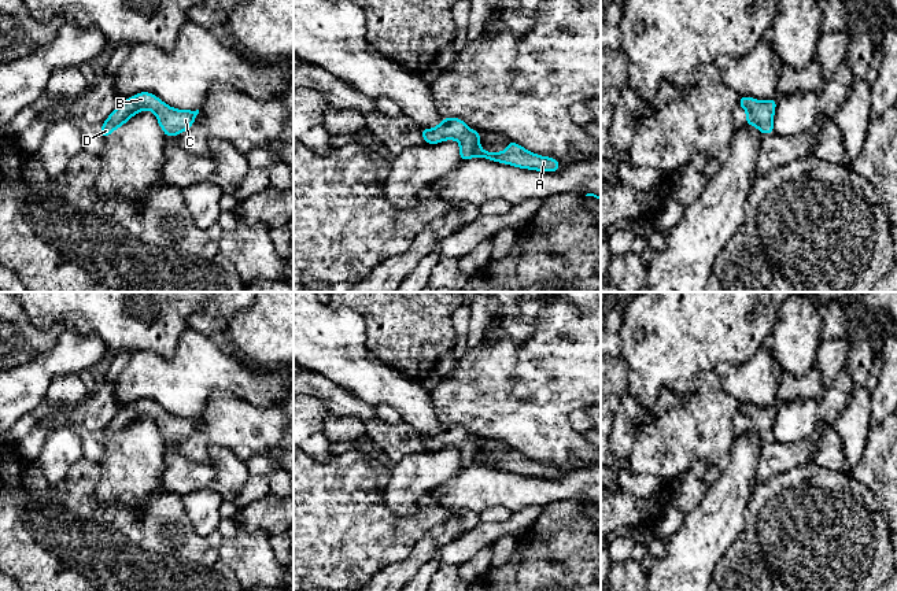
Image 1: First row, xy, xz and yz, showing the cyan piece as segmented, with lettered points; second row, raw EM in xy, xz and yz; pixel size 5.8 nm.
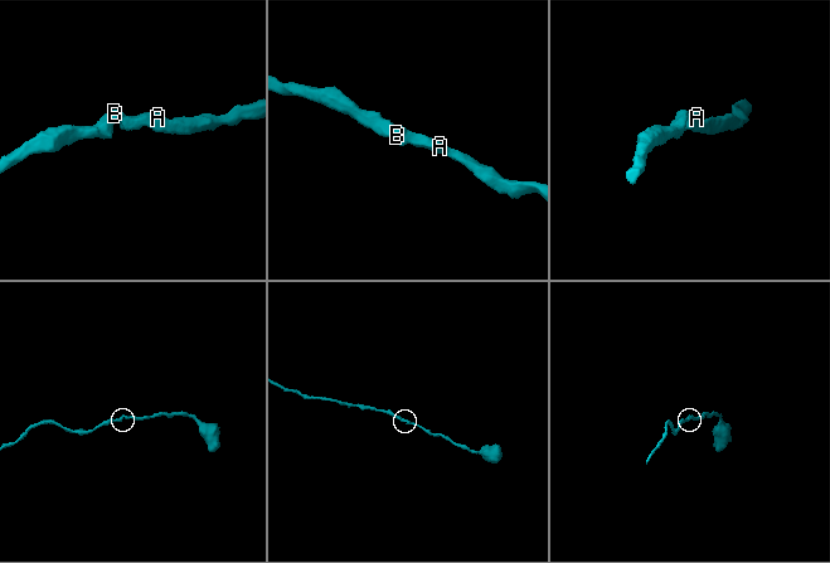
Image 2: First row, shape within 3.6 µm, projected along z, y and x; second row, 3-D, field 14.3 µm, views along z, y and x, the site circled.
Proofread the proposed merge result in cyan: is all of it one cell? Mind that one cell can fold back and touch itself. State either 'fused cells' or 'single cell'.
single cell

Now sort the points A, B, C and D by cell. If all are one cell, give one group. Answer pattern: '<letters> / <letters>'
A B C D

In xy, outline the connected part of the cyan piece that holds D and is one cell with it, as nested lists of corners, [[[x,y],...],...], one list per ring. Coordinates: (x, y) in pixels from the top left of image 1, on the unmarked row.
[[[140,399],[126,407],[122,407],[118,414],[110,421],[110,424],[101,432],[101,446],[104,447],[115,436],[121,435],[133,422],[143,417],[151,417],[155,420],[159,433],[165,439],[166,444],[174,444],[184,437],[188,437],[199,421],[199,417],[176,417],[165,411],[152,400]]]

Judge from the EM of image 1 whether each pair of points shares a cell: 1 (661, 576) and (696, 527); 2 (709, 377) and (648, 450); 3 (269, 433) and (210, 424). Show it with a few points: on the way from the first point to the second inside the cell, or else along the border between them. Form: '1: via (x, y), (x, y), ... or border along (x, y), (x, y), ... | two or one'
1: via (674, 564), (696, 539) | one
2: via (707, 396), (667, 436) | one
3: via (254, 429), (225, 424) | one

